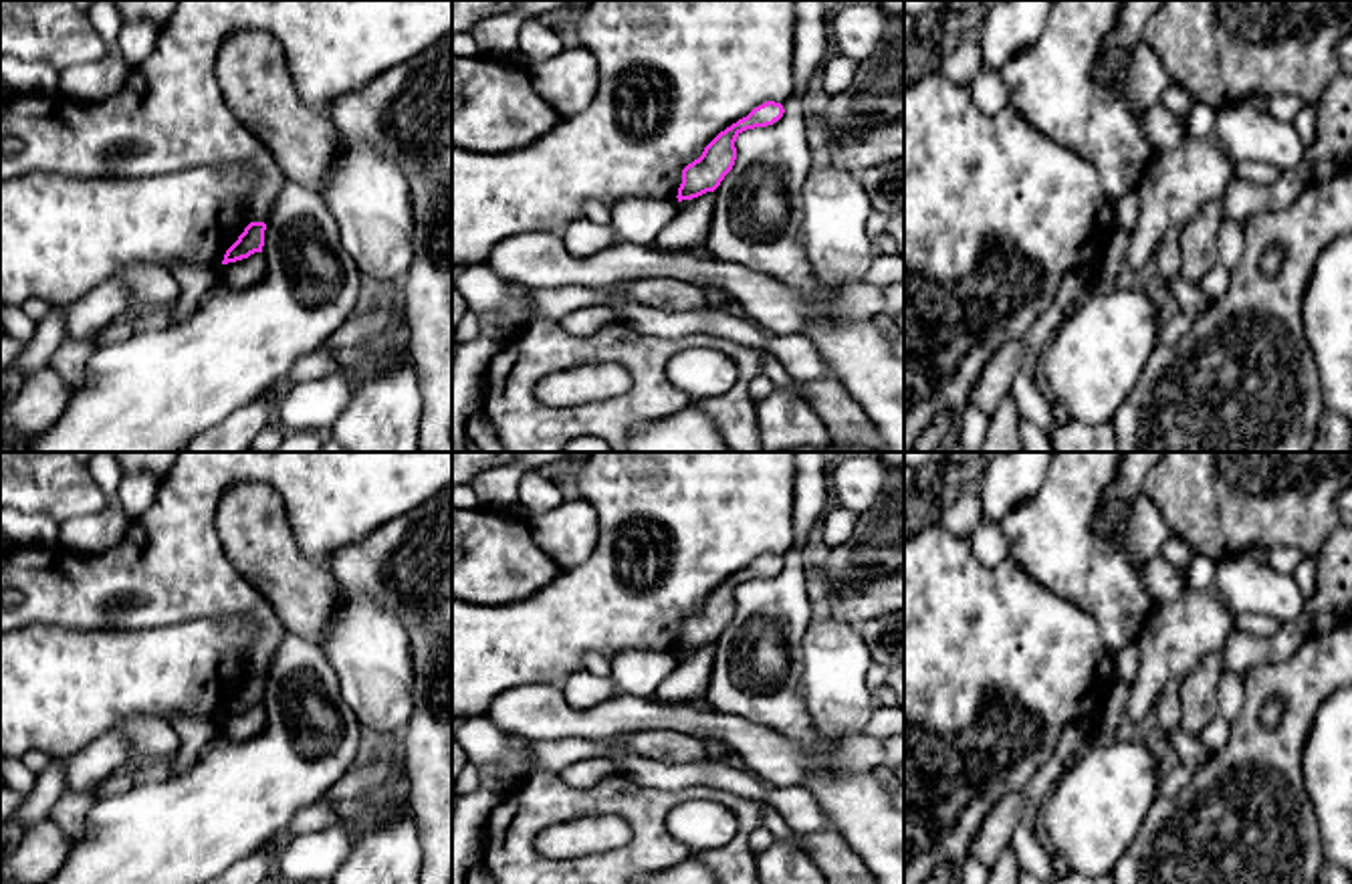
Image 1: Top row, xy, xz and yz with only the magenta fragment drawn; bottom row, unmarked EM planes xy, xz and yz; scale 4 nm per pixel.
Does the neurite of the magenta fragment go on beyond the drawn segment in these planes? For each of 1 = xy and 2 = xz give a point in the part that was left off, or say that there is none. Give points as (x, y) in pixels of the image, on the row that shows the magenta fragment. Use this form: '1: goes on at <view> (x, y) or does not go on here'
1: does not go on here
2: does not go on here

